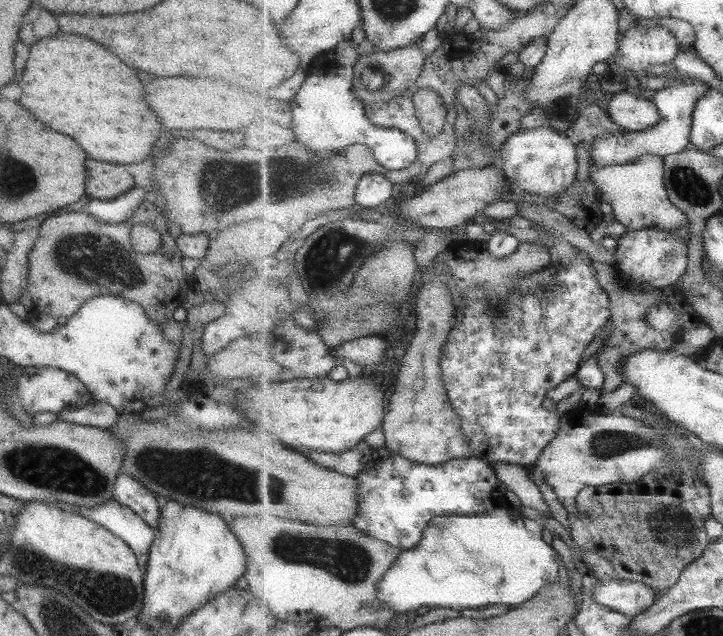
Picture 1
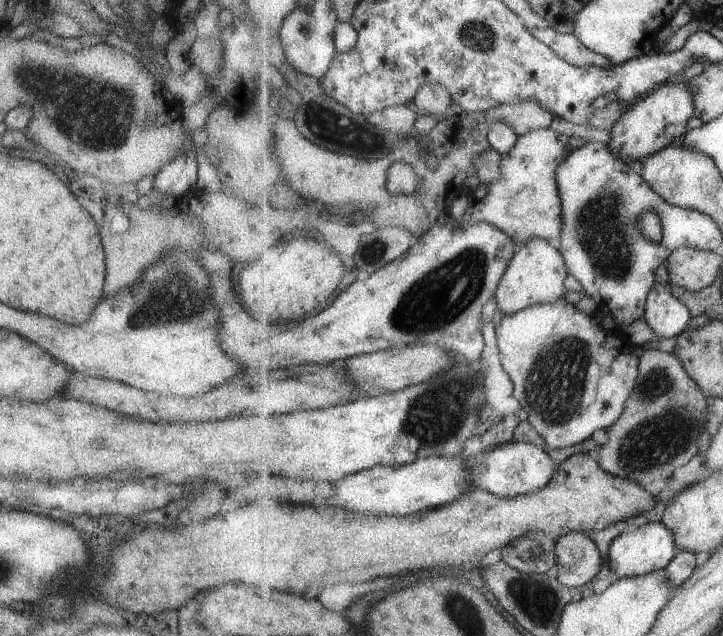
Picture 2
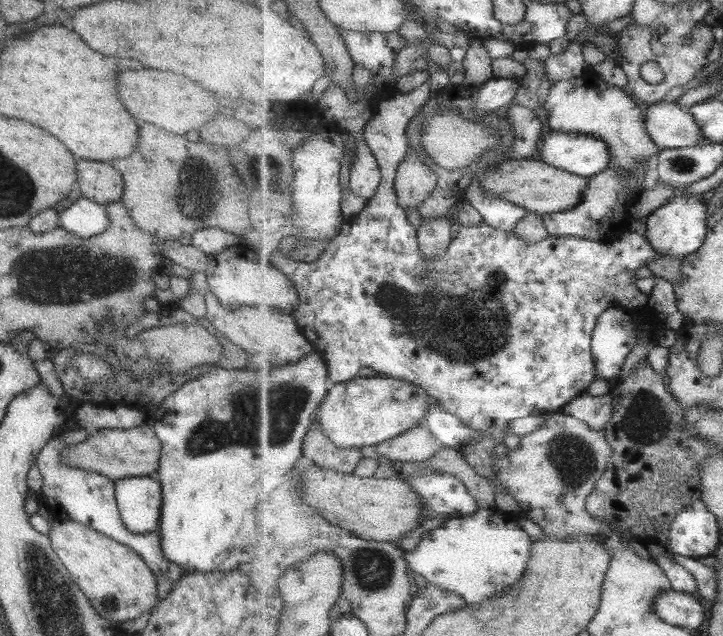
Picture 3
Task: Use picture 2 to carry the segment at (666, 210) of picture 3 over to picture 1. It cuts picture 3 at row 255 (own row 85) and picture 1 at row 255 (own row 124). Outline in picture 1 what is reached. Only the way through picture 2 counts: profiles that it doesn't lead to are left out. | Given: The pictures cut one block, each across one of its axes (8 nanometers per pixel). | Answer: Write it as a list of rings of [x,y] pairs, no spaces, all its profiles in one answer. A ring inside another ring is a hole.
[[[666,230],[627,231],[618,238],[618,247],[614,251],[616,269],[620,278],[628,286],[641,290],[665,290],[678,284],[688,269],[690,248],[673,232]]]

